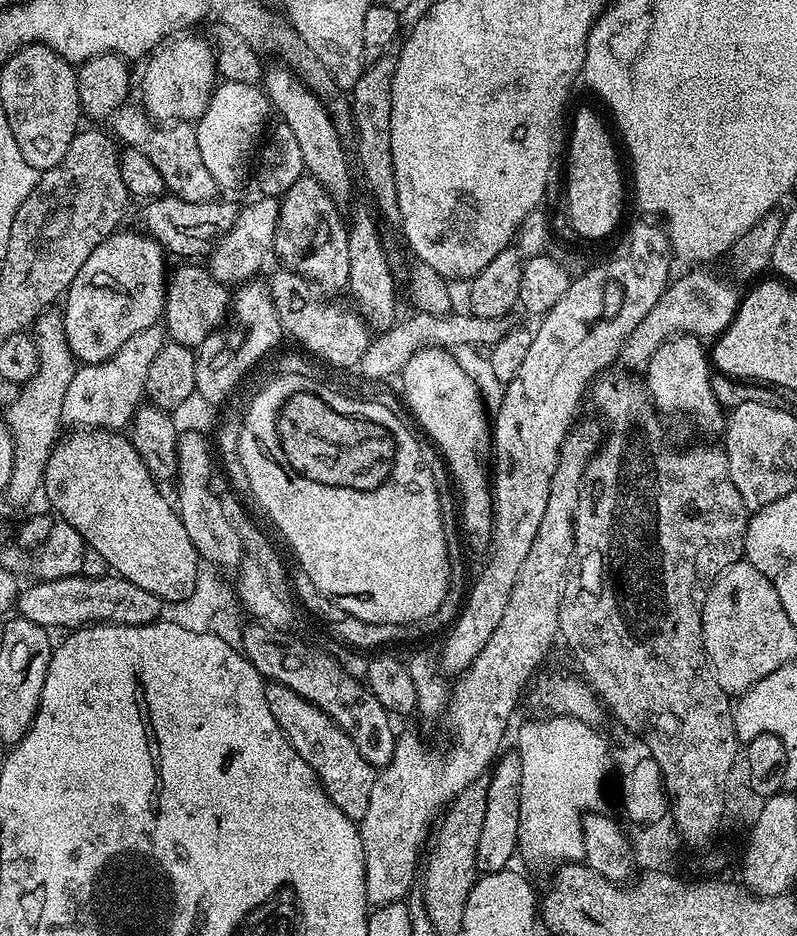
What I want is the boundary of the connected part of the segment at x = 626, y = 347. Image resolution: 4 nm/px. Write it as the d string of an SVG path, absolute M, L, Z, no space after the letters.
M688 272L685 276L678 276L669 283L662 298L658 298L658 302L654 304L654 310L646 314L646 318L638 324L634 334L626 338L619 359L619 363L625 369L647 369L654 350L658 350L658 346L662 346L667 340L673 340L676 336L716 338L731 326L740 308L742 296L741 293L736 293L736 288L730 281L723 280L712 272Z

